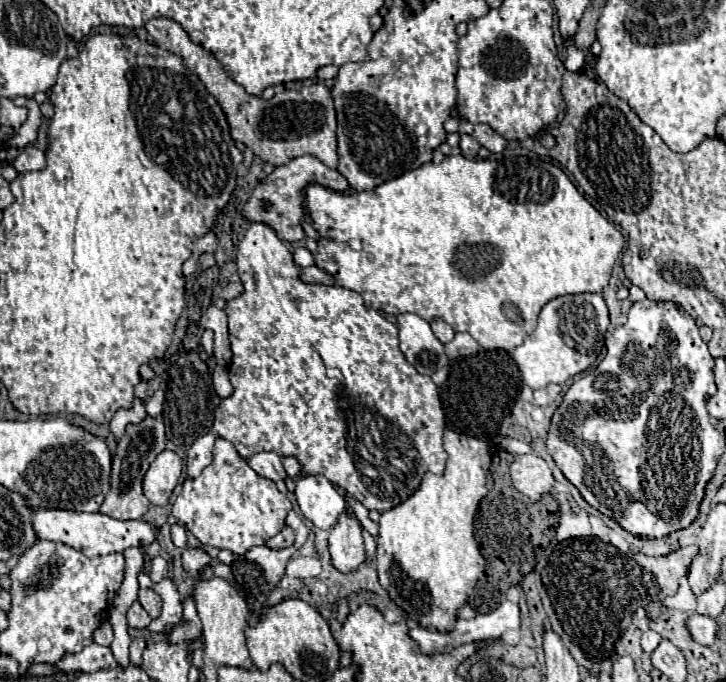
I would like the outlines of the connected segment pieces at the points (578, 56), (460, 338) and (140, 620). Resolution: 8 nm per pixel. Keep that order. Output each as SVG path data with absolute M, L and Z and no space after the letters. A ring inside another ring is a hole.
M568 47L568 49L566 49L564 67L566 67L568 71L582 71L582 69L584 69L584 53L578 51L576 47Z
M456 333L456 337L446 345L446 353L448 353L450 359L476 355L478 349L480 349L480 345L470 333Z
M134 601L132 607L128 609L128 625L132 629L146 629L150 623L150 615L146 613L146 609L140 605L140 601Z

